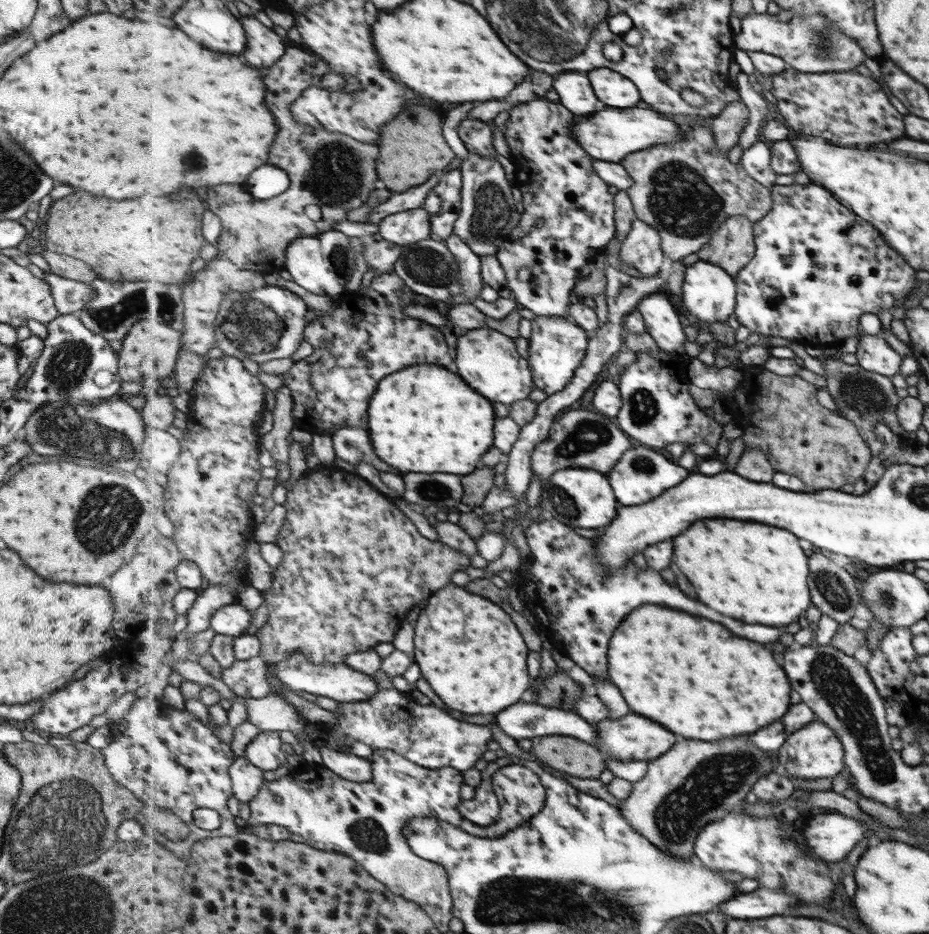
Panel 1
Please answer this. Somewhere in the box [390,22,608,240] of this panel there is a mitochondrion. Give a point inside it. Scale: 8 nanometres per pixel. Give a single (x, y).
(516, 47)

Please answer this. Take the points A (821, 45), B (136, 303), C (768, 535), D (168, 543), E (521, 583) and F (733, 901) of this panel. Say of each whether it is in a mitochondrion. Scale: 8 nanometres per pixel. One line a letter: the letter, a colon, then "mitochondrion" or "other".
A: mitochondrion
B: mitochondrion
C: other
D: other
E: other
F: other

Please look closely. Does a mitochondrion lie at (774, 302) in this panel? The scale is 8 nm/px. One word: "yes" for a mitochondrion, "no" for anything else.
no

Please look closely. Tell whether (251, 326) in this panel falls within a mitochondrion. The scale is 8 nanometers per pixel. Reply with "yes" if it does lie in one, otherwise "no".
yes

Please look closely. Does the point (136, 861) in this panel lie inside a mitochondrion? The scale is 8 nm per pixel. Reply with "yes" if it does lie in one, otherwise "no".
no

